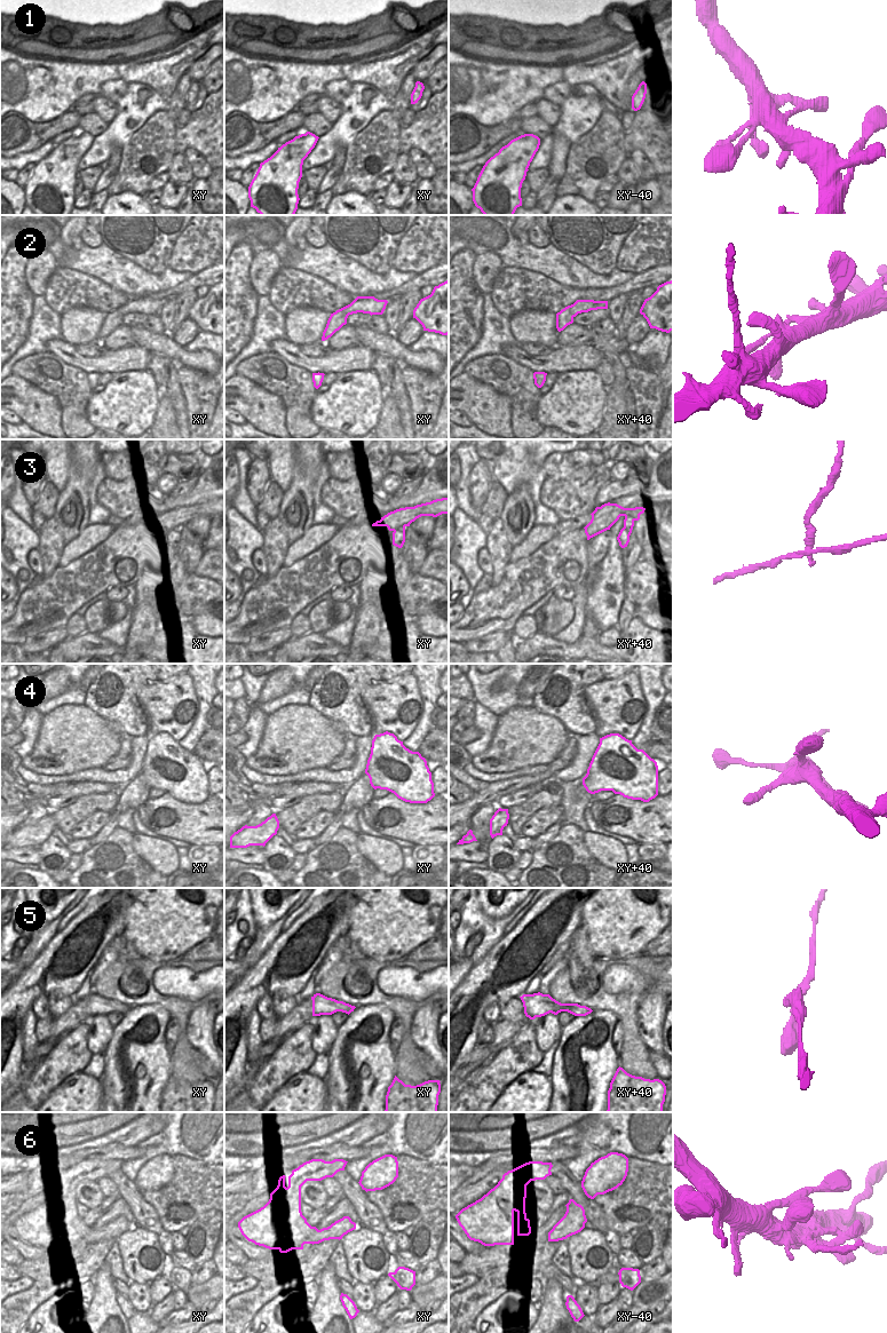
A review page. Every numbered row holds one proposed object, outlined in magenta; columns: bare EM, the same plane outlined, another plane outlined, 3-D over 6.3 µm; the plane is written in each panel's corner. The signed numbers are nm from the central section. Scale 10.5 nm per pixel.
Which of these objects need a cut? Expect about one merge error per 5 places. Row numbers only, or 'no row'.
2, 3

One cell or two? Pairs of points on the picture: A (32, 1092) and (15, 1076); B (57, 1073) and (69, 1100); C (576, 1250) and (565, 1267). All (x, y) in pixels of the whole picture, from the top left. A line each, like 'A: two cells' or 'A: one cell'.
A: two cells
B: two cells
C: two cells

